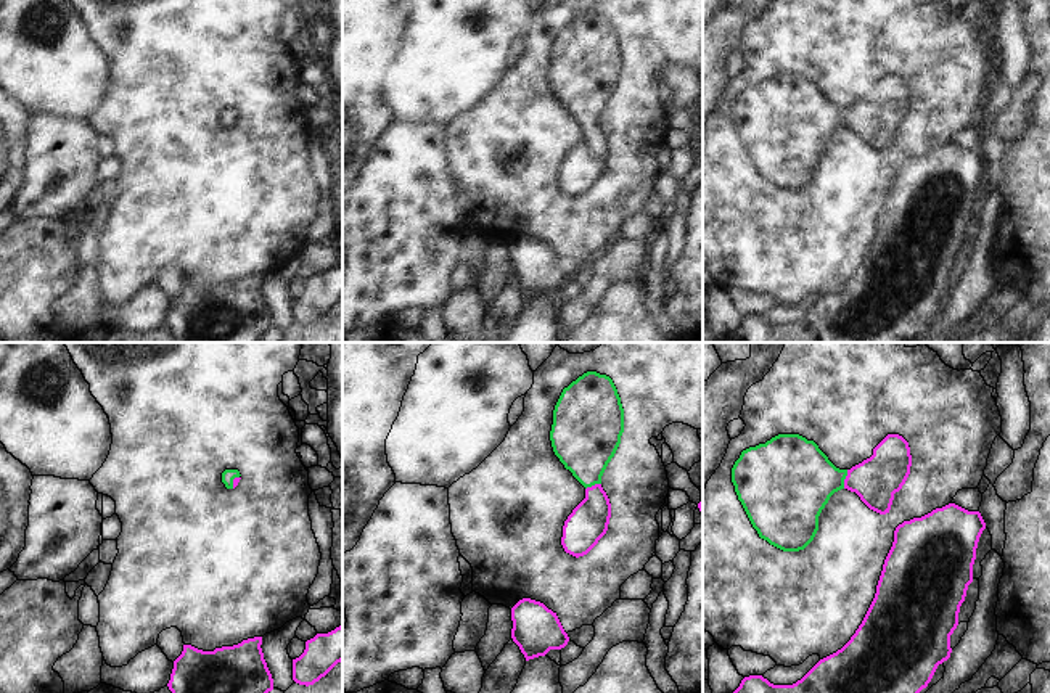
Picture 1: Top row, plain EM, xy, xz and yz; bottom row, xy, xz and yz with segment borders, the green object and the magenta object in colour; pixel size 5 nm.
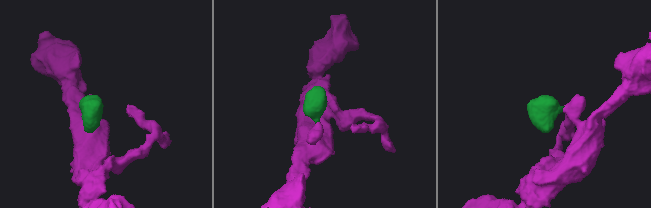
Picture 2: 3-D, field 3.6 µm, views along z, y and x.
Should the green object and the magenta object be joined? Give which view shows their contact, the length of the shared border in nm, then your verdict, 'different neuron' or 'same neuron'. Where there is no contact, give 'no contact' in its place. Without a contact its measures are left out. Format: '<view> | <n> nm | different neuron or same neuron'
yz | 100 nm | same neuron

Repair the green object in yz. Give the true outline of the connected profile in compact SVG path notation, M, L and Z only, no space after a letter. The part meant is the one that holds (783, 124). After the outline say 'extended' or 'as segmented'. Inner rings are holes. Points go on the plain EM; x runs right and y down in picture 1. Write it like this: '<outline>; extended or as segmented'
M778 74L741 92L732 108L732 122L759 177L783 191L799 191L814 180L818 156L835 132L855 132L870 150L886 154L894 133L905 124L910 106L908 82L899 74L888 74L870 98L851 109L836 108L814 80L799 74Z; extended

